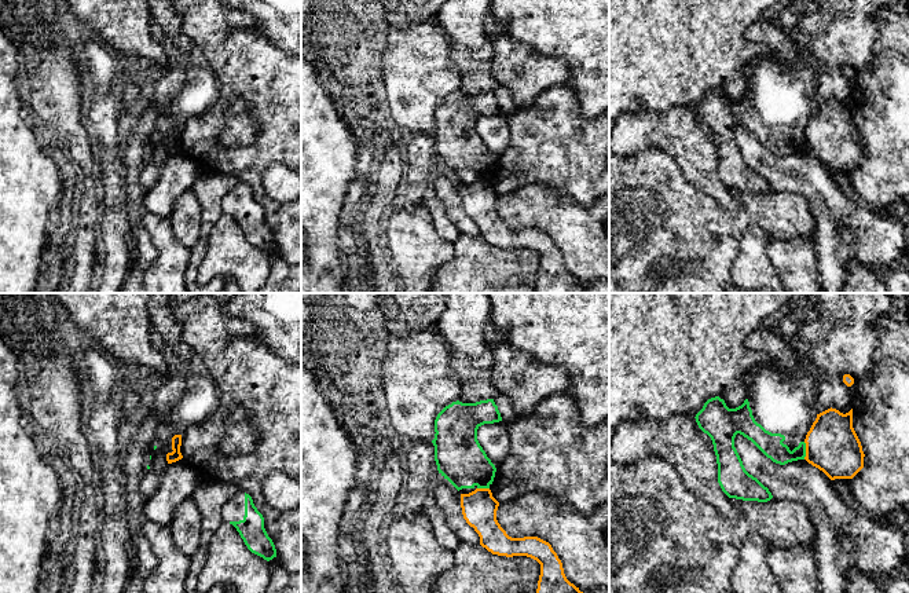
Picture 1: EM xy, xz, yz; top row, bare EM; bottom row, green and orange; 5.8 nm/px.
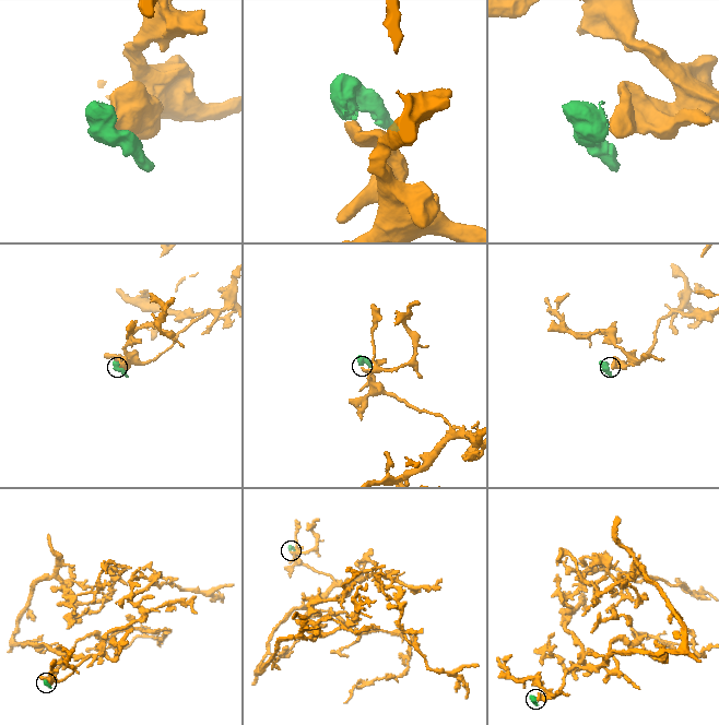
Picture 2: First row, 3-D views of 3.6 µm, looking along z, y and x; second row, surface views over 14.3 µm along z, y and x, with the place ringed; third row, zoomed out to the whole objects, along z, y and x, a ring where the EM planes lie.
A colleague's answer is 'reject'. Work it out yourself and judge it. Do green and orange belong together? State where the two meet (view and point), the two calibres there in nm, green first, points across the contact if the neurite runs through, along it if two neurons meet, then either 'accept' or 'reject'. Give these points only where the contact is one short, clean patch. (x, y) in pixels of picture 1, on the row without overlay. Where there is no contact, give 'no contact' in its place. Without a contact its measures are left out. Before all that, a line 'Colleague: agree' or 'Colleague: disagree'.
Colleague: agree
meets green in yz at (805, 142); 140 nm thick on the green side, 320 nm on the other; border along yz (803, 134), (805, 150); reject

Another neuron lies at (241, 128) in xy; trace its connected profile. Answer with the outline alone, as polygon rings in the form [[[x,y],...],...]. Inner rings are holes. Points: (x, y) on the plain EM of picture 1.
[[[237,96],[226,110],[226,125],[219,140],[227,149],[249,146],[256,140],[260,129],[261,125],[250,114],[246,102]]]

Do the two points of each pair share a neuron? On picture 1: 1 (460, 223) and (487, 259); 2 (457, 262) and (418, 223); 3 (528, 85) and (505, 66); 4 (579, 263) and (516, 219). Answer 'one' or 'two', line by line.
1: two
2: two
3: one
4: one

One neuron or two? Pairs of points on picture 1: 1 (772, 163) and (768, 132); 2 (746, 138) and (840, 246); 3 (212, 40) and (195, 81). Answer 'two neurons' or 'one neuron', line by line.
1: two neurons
2: one neuron
3: two neurons

